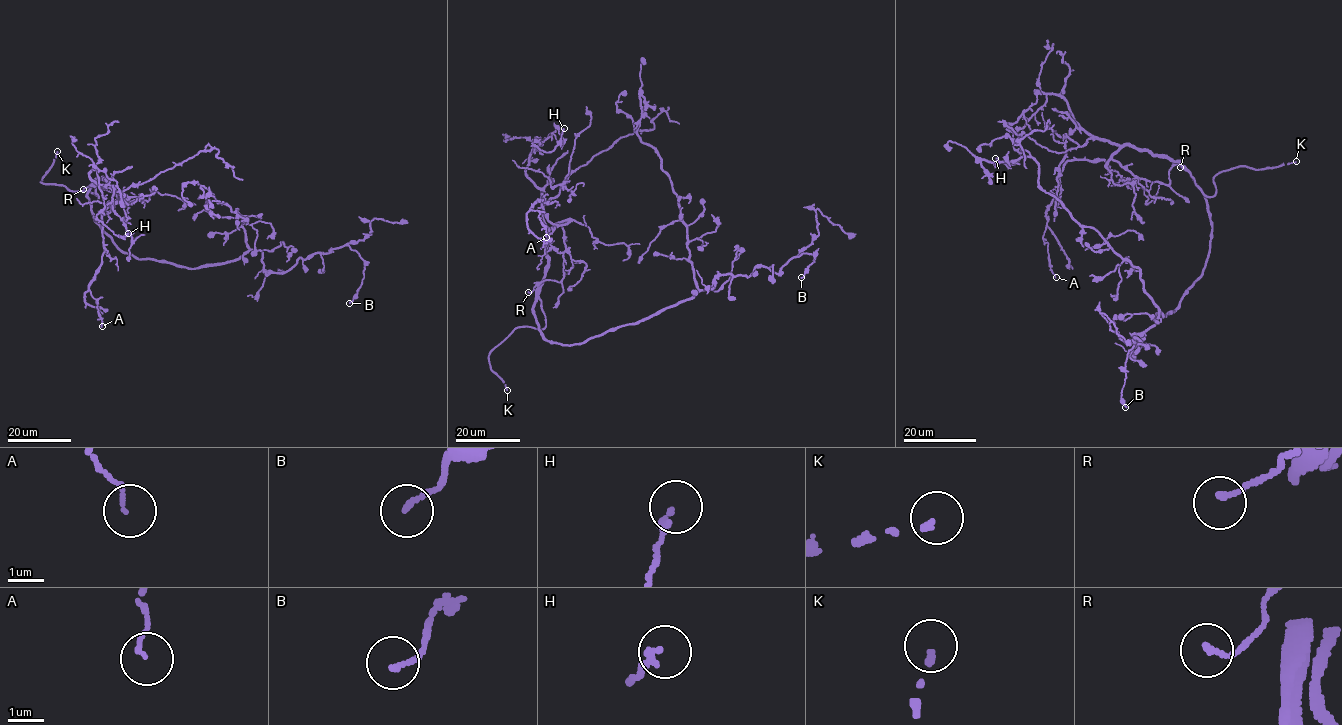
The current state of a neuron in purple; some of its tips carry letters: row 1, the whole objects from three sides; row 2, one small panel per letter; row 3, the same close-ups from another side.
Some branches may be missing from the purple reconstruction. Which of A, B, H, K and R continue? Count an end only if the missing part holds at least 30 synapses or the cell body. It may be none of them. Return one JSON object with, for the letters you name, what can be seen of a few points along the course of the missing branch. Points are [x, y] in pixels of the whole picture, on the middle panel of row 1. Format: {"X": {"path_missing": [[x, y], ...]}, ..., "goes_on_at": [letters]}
{"goes_on_at": ["K"]}

